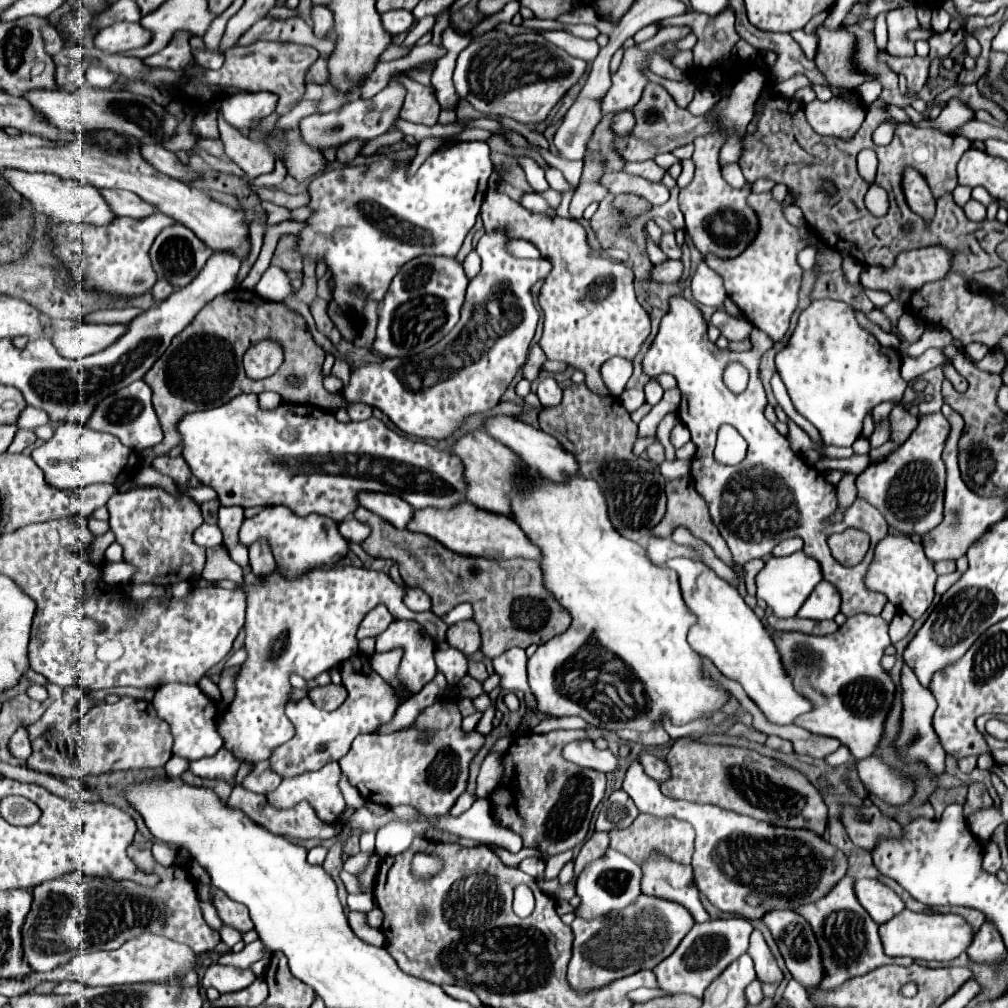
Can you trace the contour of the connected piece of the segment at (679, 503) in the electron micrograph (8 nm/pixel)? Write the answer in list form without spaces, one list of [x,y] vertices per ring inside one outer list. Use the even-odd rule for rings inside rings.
[[[684,475],[684,477],[678,477],[678,479],[668,481],[668,483],[666,483],[666,495],[668,495],[668,511],[666,511],[664,519],[654,527],[652,533],[654,533],[656,537],[664,537],[664,535],[672,535],[674,527],[686,527],[686,529],[690,529],[690,533],[692,533],[694,537],[698,537],[698,539],[702,539],[704,543],[708,543],[708,545],[714,549],[716,557],[720,557],[726,565],[730,565],[732,555],[730,555],[730,551],[728,551],[728,545],[724,543],[722,535],[718,533],[716,525],[712,523],[712,517],[710,517],[710,511],[708,511],[708,507],[706,507],[706,501],[700,497],[700,493],[698,493],[696,487],[694,487],[694,479],[692,479],[690,475]]]

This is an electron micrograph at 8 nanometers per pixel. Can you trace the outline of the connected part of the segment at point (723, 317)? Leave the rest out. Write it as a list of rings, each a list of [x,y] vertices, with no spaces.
[[[718,309],[712,315],[712,325],[716,325],[728,341],[744,341],[752,333],[752,325],[748,321],[734,317],[734,315],[726,313],[724,309]]]

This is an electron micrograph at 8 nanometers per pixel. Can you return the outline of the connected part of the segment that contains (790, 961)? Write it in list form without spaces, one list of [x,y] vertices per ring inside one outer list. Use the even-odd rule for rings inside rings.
[[[786,909],[770,911],[770,913],[766,913],[762,917],[762,921],[770,927],[772,937],[778,943],[780,953],[782,953],[782,957],[786,961],[786,967],[792,973],[792,977],[798,979],[806,989],[812,989],[812,987],[820,985],[824,975],[826,975],[826,971],[824,971],[824,965],[822,965],[820,945],[816,943],[816,935],[814,935],[810,923],[802,915],[798,915],[796,911],[786,911]]]

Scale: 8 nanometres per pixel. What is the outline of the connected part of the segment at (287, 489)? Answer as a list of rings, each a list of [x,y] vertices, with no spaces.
[[[250,393],[238,395],[226,405],[186,415],[180,421],[180,435],[188,467],[200,483],[210,485],[218,493],[222,505],[240,505],[244,509],[284,505],[300,517],[318,513],[340,523],[358,509],[358,493],[362,491],[398,495],[414,509],[452,509],[466,501],[464,465],[454,453],[398,435],[376,417],[342,423],[318,407],[292,403],[282,403],[274,411],[262,411],[254,405],[254,395]]]

